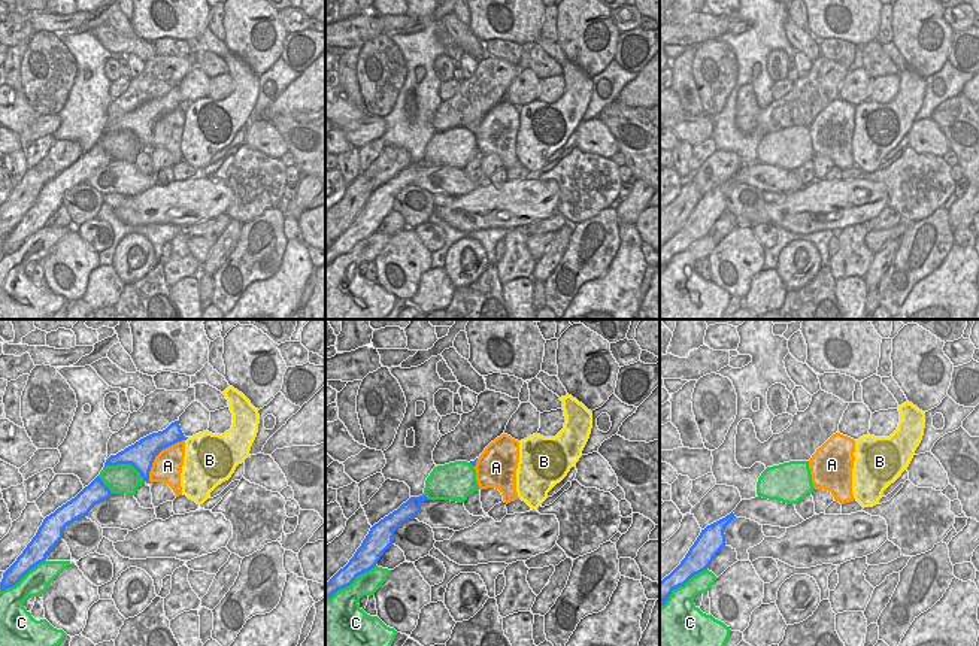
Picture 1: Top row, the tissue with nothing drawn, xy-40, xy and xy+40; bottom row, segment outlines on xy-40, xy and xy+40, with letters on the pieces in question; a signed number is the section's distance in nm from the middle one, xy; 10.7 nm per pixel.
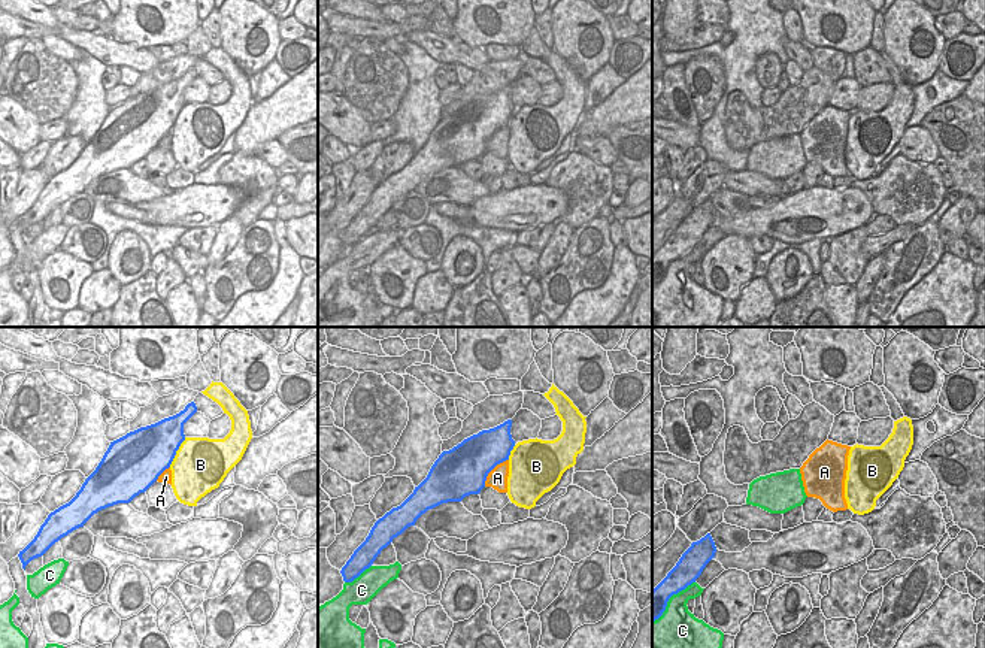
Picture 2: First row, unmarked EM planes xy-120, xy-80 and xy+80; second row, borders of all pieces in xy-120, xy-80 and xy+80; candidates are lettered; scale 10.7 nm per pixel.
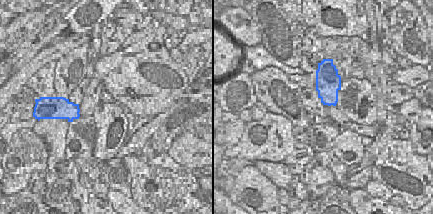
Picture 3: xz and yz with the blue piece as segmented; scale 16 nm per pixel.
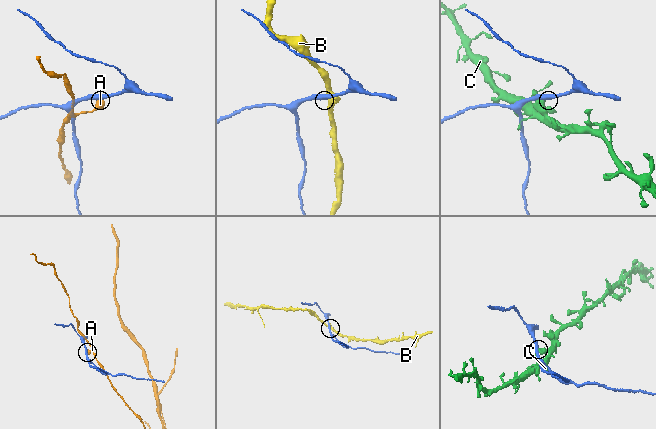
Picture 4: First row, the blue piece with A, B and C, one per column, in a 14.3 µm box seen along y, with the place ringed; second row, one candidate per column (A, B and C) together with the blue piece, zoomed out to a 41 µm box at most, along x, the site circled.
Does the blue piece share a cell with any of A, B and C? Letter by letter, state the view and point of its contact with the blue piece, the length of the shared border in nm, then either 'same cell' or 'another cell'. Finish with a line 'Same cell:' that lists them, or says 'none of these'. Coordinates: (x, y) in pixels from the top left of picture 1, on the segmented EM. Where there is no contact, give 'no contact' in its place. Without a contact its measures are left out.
A: xy-40 (157, 454) | 600 nm | another cell
B: no contact | another cell
C: xy (351, 582) | 650 nm | another cell
Same cell: none of these

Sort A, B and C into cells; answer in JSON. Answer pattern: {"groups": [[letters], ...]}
{"groups": [["A"], ["B"], ["C"]]}

